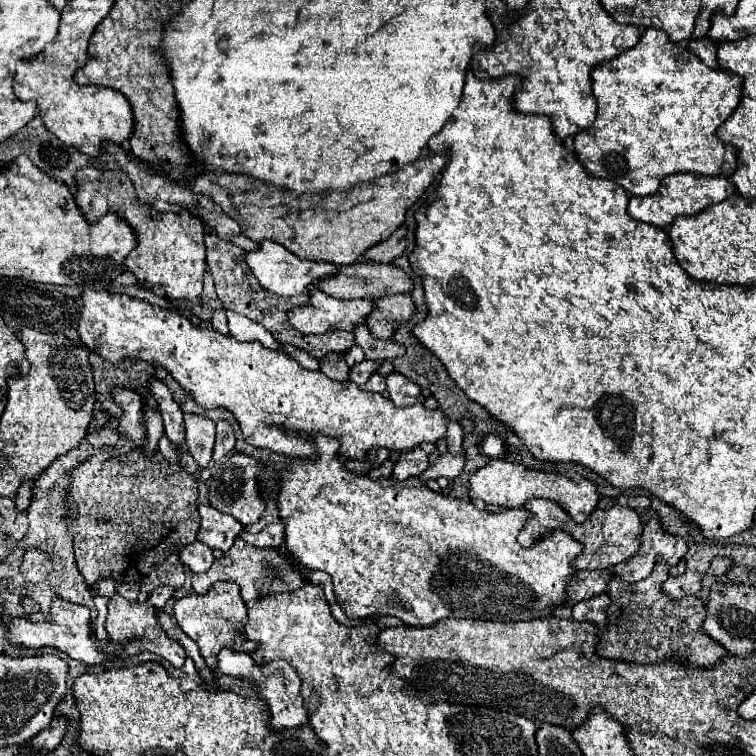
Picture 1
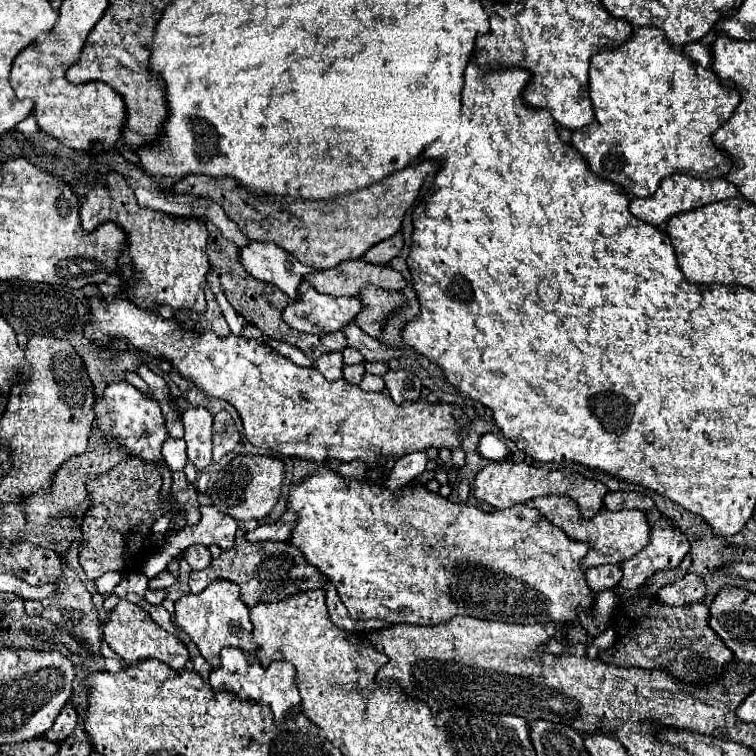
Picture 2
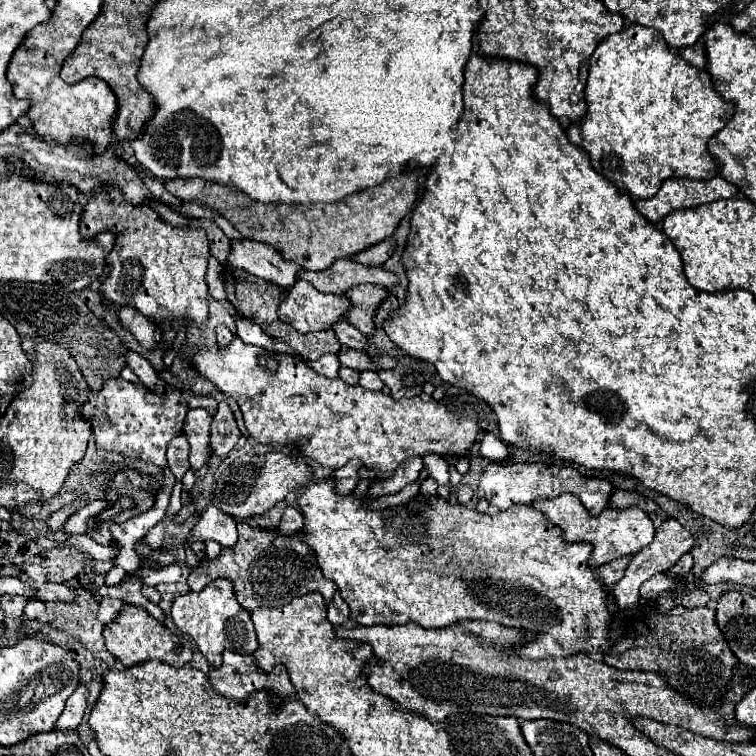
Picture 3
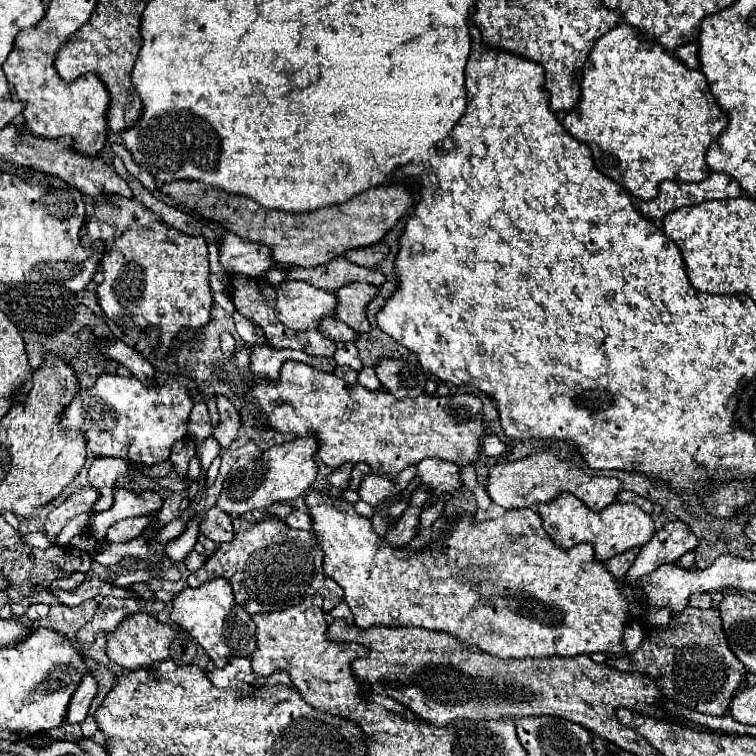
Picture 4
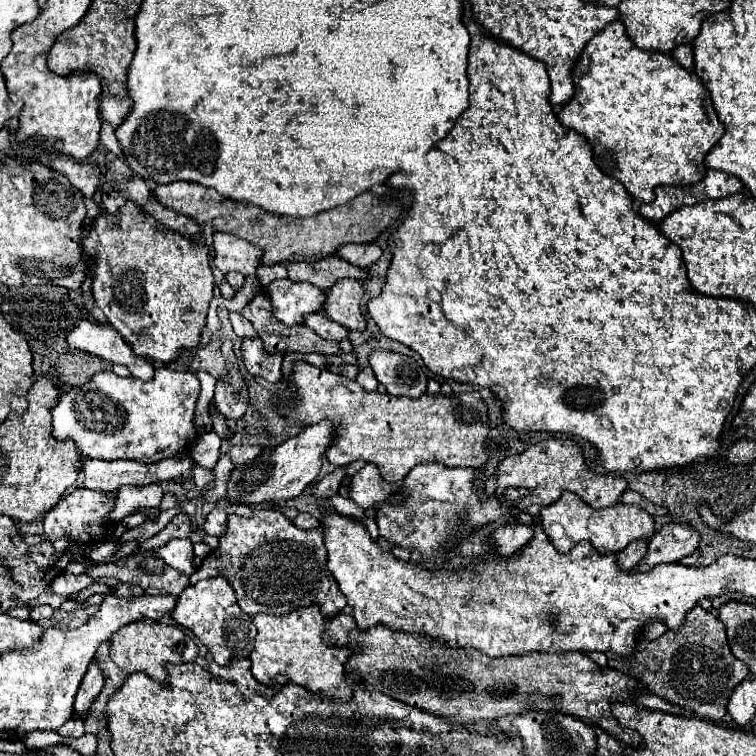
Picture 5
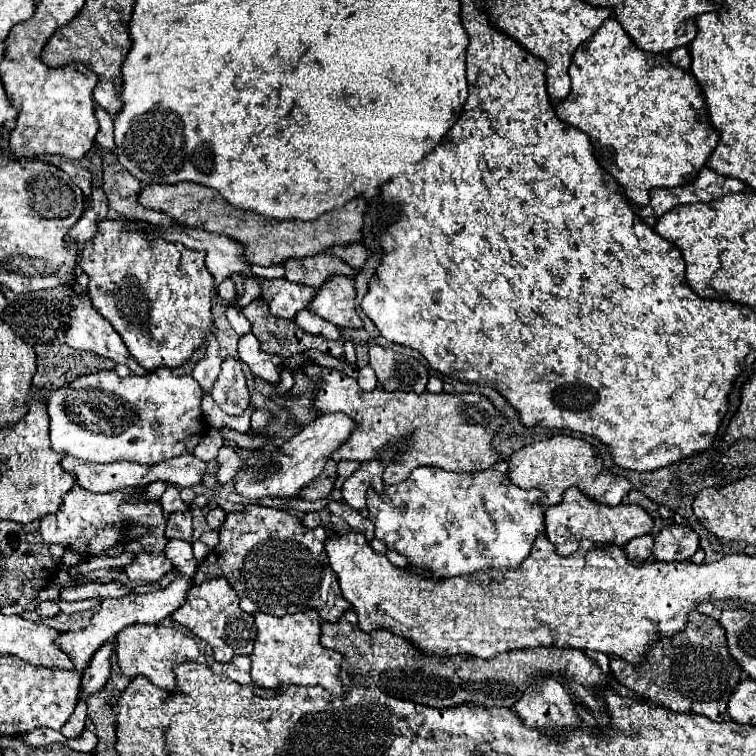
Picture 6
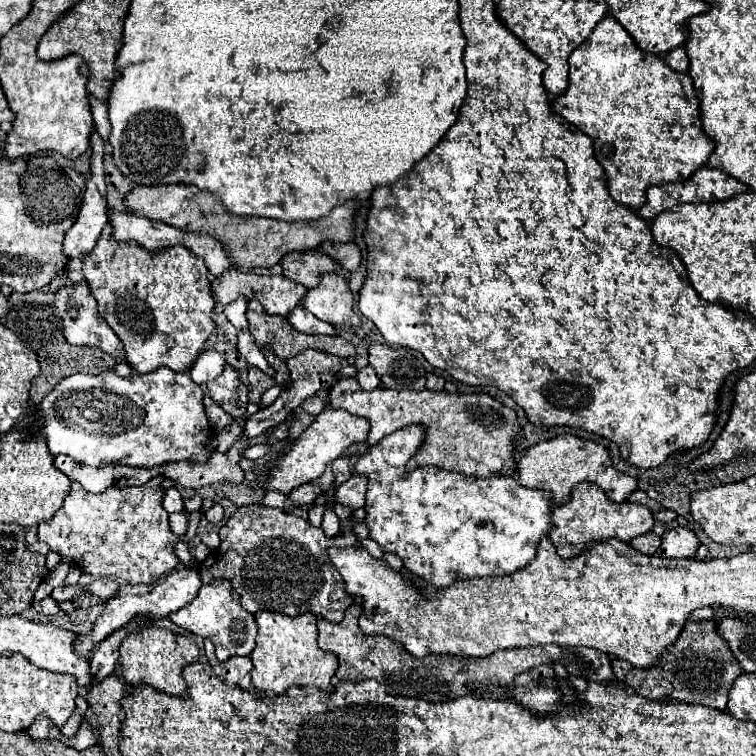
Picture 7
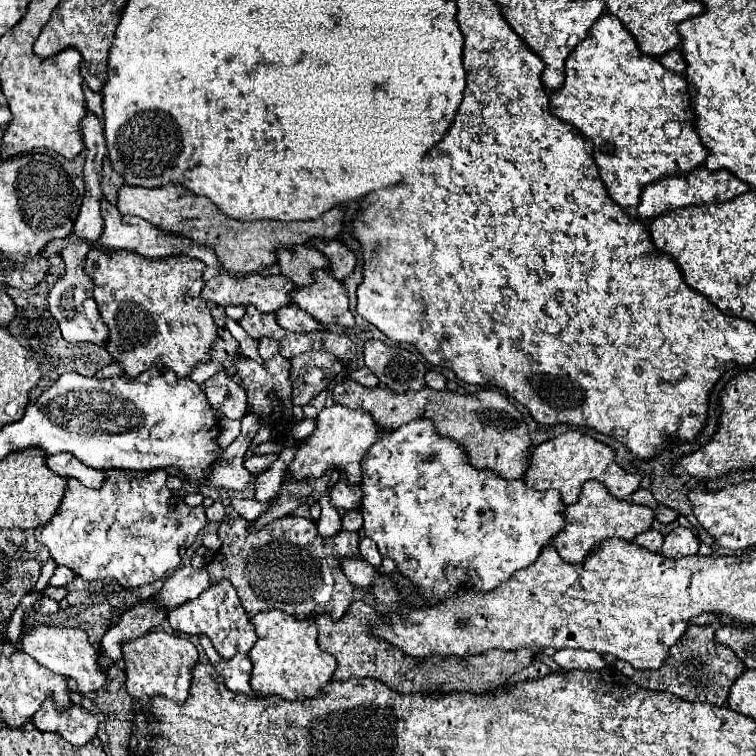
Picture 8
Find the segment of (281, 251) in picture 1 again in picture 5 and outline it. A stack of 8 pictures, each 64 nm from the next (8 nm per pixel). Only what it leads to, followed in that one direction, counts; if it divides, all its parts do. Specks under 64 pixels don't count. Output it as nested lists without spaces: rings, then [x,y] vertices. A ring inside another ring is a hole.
[[[216,232],[214,248],[216,248],[214,264],[224,274],[240,272],[244,276],[254,276],[256,268],[262,264],[262,250],[234,234]]]

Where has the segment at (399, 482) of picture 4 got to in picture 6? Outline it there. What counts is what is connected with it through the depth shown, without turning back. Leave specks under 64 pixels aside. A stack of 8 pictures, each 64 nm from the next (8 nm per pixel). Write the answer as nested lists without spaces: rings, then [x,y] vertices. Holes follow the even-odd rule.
[[[380,460],[364,462],[360,466],[360,470],[356,470],[342,484],[342,500],[356,510],[366,508],[366,492],[368,490],[376,490],[376,492],[384,490],[382,472],[384,472],[384,466],[380,464]]]

